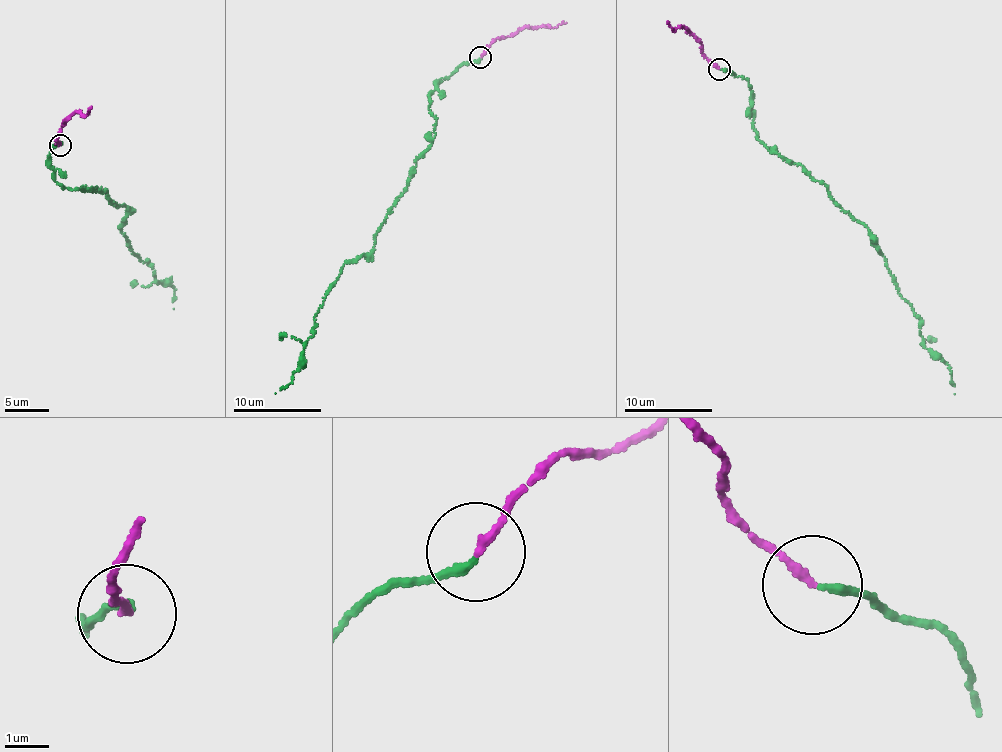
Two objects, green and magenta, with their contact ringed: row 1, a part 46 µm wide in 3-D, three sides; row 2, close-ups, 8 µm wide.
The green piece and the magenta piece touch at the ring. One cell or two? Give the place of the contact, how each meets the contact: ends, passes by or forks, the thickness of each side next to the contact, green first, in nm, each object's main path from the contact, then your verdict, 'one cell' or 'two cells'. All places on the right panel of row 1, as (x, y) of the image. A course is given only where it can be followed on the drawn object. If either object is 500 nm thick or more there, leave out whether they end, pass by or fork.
(719, 69) | green ends | magenta ends | 190/180 nm | green via (720, 69), (746, 80), (758, 140), (802, 165), (870, 232), (919, 319), (925, 346), (951, 372), (954, 394) | magenta via (718, 69), (701, 53), (697, 38), (683, 28), (674, 30), (667, 21) | one cell

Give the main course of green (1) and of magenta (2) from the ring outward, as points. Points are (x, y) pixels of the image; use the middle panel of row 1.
1: (481, 59), (429, 94), (431, 145), (372, 250), (341, 267), (302, 361), (275, 393)
2: (481, 57), (498, 39), (566, 23)

